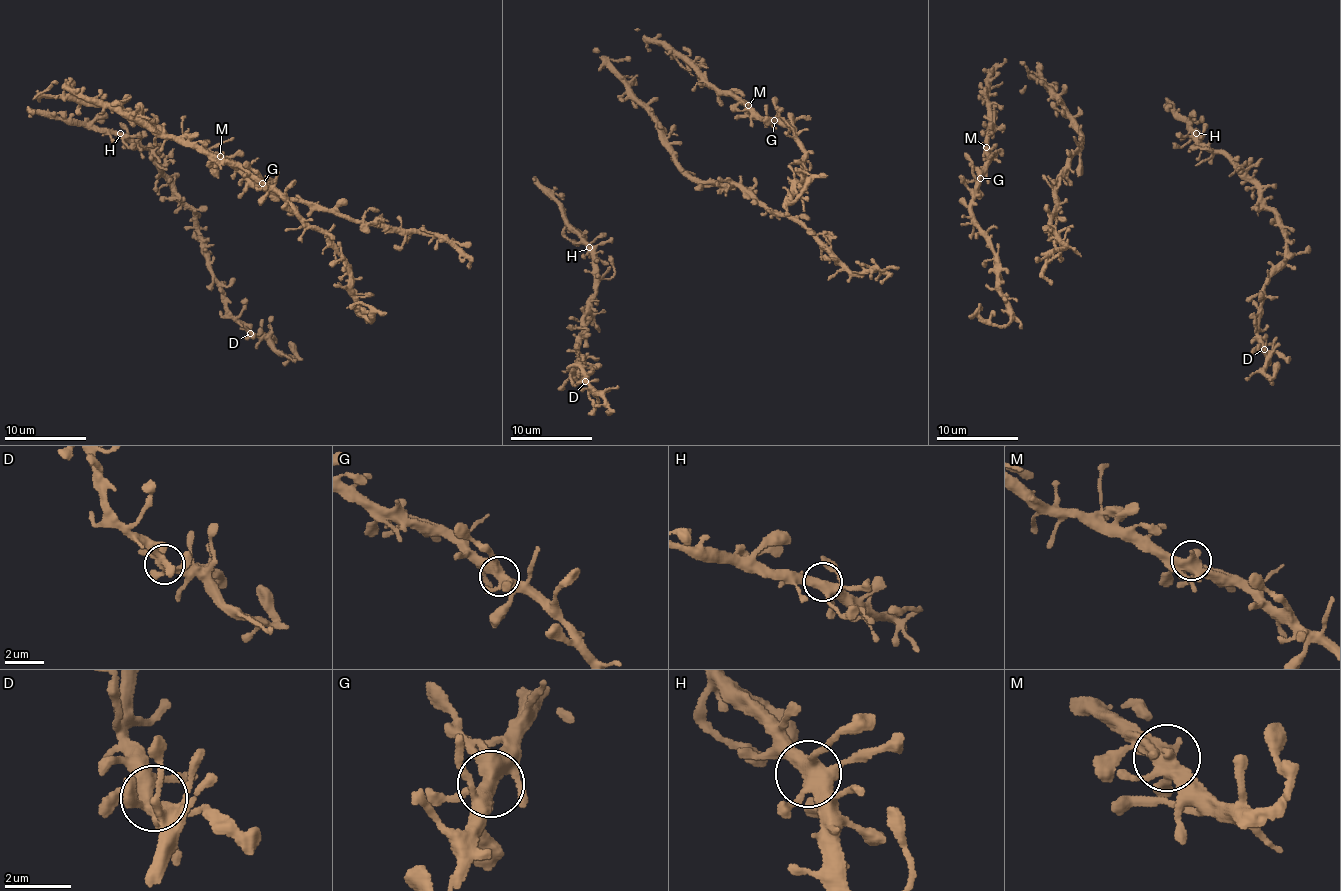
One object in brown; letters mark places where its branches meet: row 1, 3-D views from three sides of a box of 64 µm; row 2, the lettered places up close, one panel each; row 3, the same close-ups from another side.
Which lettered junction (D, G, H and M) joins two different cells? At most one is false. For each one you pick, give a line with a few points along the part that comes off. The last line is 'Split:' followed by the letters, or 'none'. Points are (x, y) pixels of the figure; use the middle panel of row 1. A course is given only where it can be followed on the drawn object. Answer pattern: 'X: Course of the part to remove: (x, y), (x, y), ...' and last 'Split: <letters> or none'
Split: none

